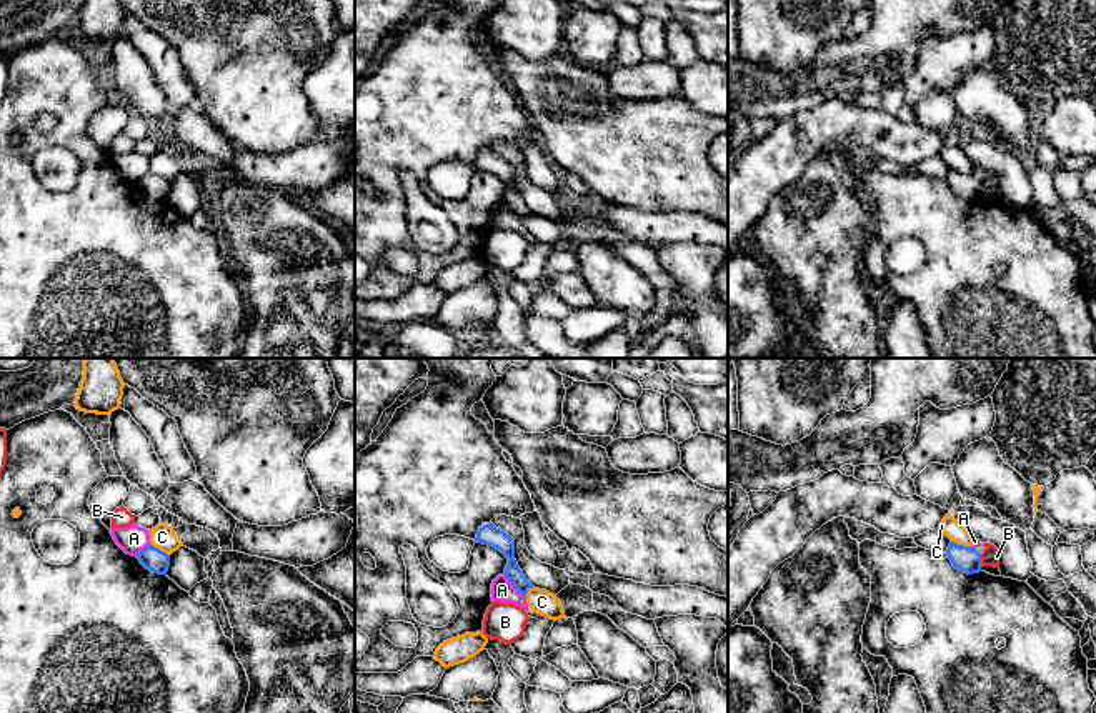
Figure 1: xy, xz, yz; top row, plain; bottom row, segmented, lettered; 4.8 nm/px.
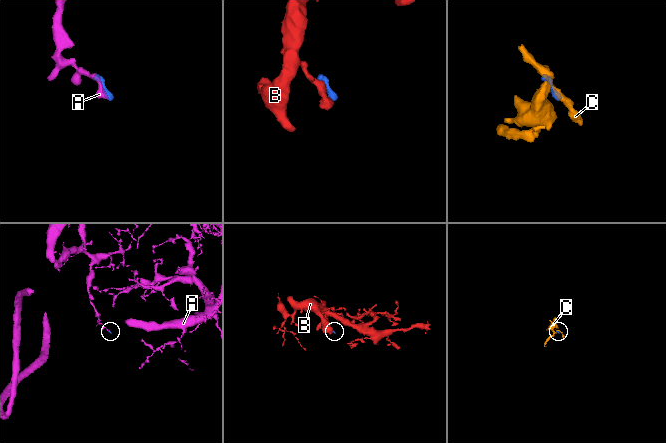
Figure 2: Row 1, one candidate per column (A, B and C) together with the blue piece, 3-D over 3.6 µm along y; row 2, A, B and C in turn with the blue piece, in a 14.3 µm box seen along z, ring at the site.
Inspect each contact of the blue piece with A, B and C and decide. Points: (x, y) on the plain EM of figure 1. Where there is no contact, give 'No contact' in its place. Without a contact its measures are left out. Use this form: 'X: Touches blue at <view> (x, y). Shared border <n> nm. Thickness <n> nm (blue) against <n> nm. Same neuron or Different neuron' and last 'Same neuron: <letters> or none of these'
A: Touches blue at xz (513, 212). Shared border 170 nm. Thickness 90 nm (blue) against 110 nm. Different neuron
B: Touches blue at yz (980, 187). Shared border 70 nm. Thickness 130 nm (blue) against 90 nm. Different neuron
C: Touches blue at yz (961, 172). Shared border 110 nm. Thickness 130 nm (blue) against 90 nm. Different neuron
Same neuron: none of these

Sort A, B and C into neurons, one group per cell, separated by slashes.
A C / B

